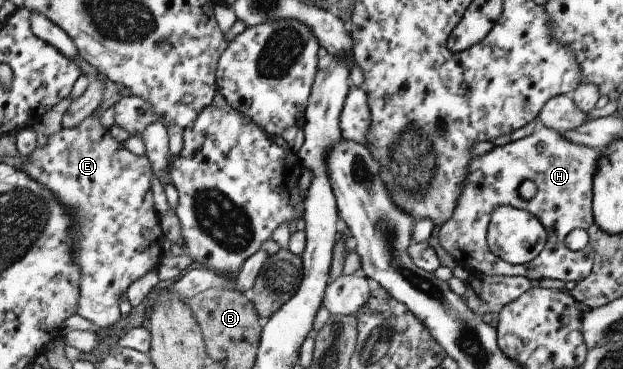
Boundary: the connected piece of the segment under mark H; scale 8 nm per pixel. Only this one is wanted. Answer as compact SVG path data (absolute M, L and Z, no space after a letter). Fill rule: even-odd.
M539 126L528 137L515 142L509 142L503 147L494 147L481 157L471 157L469 174L461 187L456 206L452 215L447 219L439 231L437 238L441 248L449 254L457 266L461 266L470 274L478 272L484 275L522 276L529 282L540 279L555 279L563 282L579 282L585 280L592 269L594 254L588 245L580 251L570 251L565 247L564 239L573 229L587 230L592 226L592 178L597 168L599 149L593 150L584 146L575 146L561 138L561 133ZM530 180L535 183L536 195L531 200L523 200L518 193L521 181ZM510 206L517 210L524 210L533 215L546 232L546 243L543 250L530 263L510 265L503 262L499 256L488 248L487 231L491 216L496 208Z

